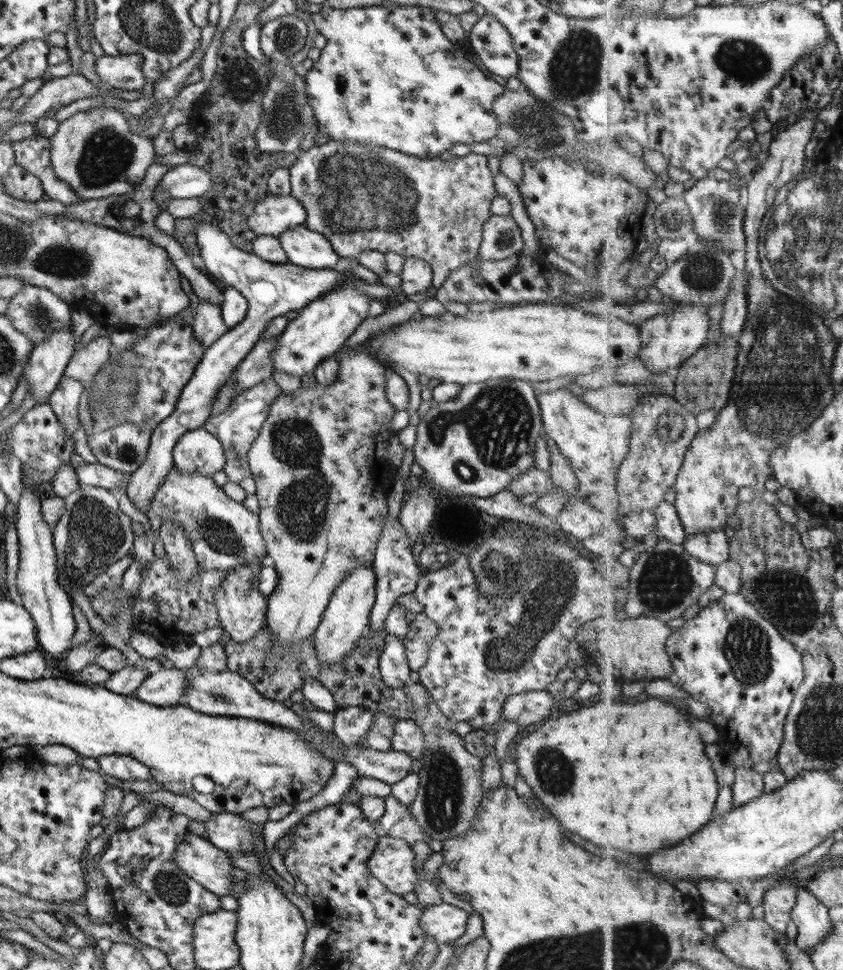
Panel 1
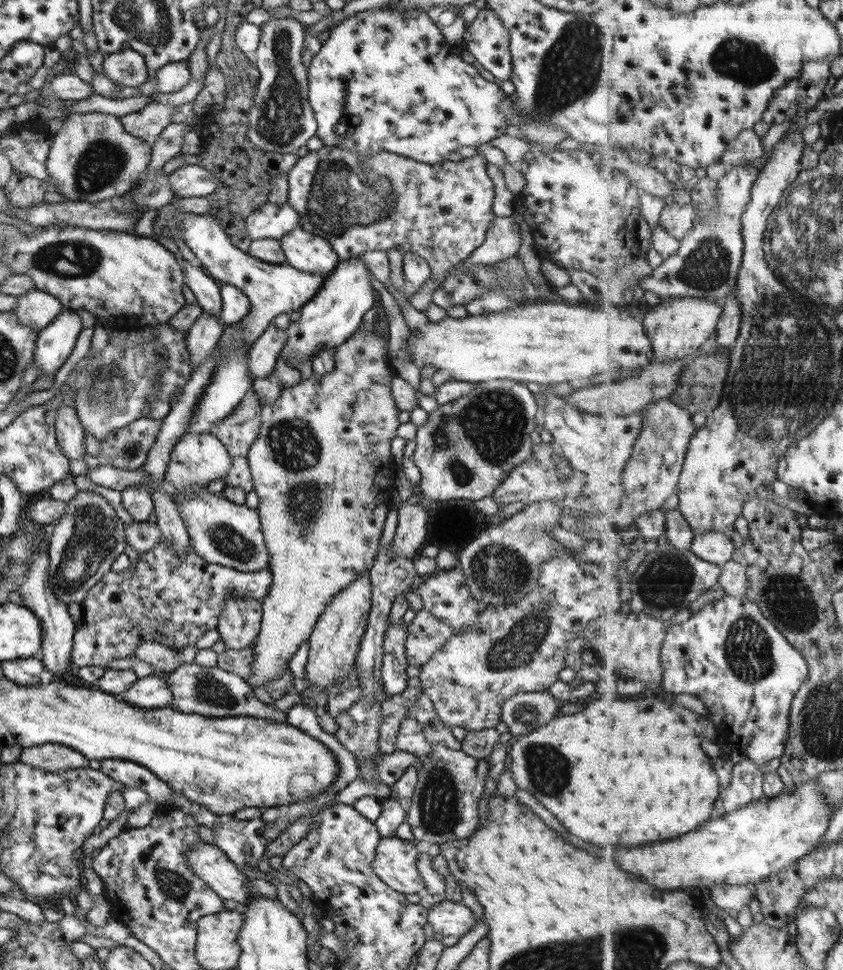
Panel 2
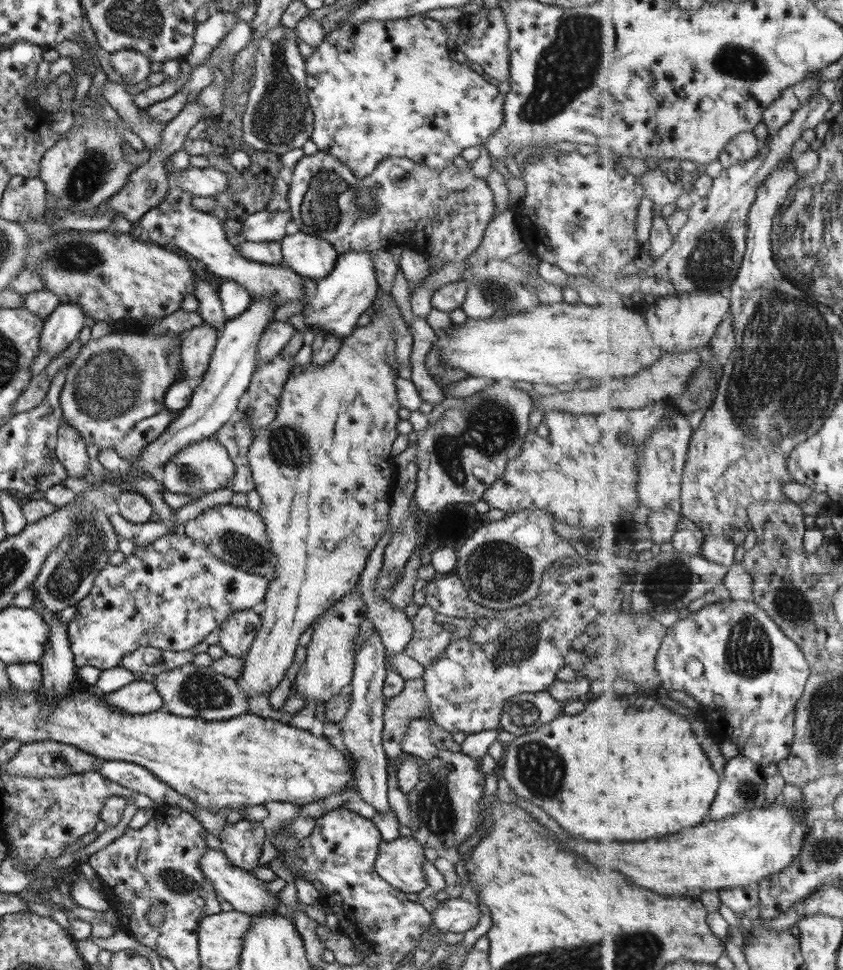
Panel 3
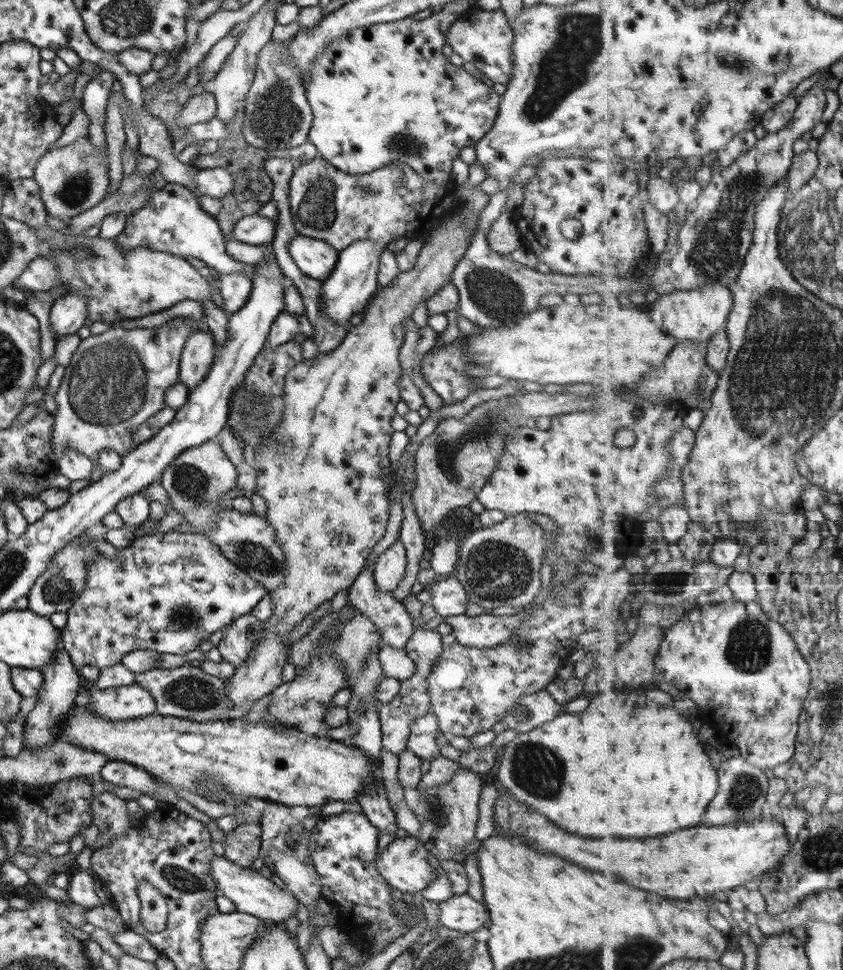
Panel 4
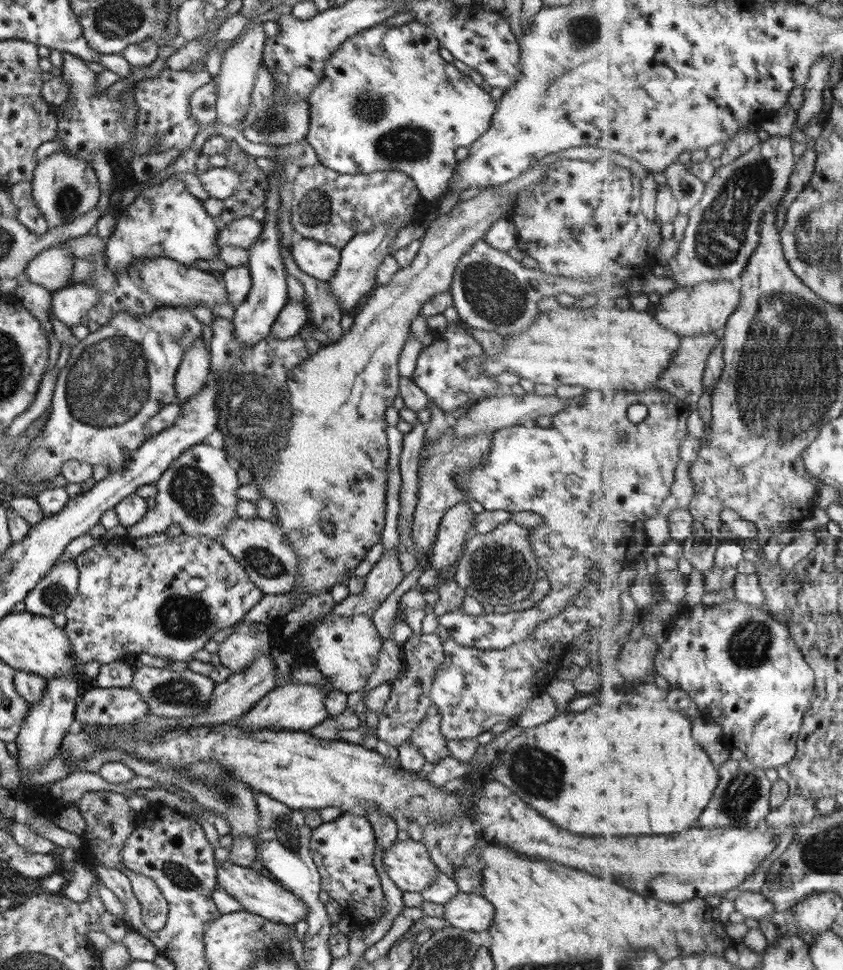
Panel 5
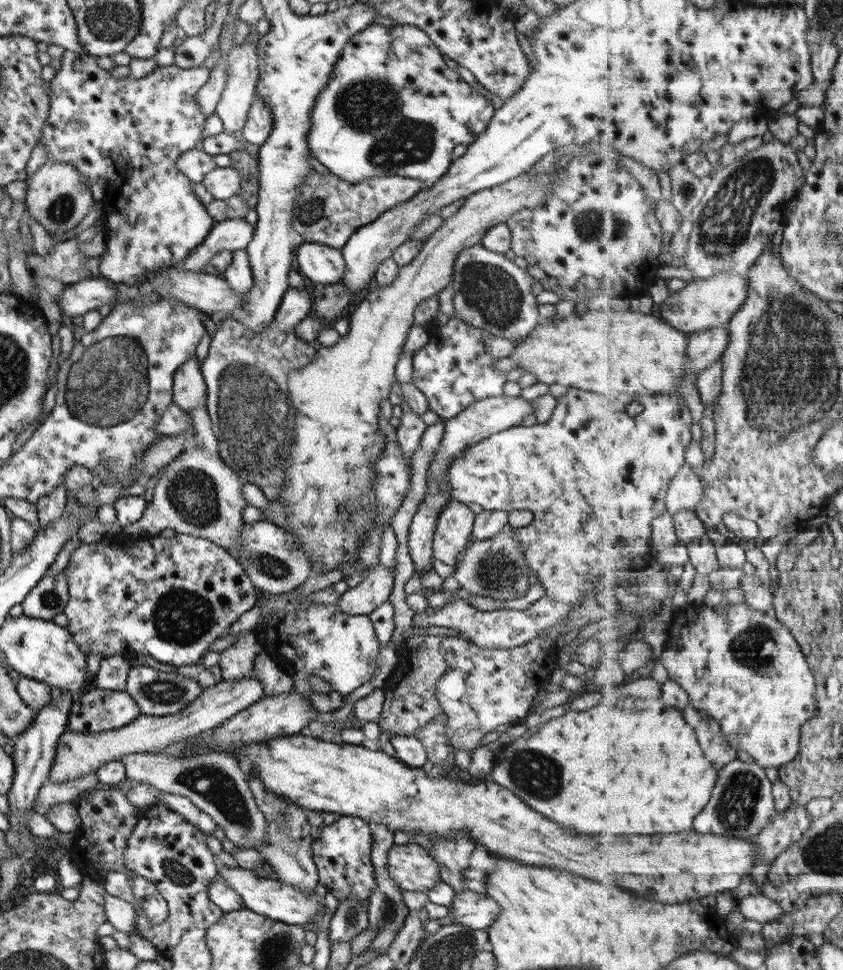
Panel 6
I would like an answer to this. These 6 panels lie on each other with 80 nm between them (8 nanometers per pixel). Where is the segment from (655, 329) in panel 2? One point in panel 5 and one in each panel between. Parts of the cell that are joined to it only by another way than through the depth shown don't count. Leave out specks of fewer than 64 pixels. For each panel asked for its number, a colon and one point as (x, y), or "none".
3: (679, 323)
4: (698, 314)
5: (706, 308)

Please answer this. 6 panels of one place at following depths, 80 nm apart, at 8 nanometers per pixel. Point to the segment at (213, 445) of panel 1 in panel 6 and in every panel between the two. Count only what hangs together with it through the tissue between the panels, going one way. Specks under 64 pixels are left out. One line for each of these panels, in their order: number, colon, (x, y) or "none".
2: (195, 459)
3: (198, 469)
4: (195, 481)
5: (197, 491)
6: (197, 494)

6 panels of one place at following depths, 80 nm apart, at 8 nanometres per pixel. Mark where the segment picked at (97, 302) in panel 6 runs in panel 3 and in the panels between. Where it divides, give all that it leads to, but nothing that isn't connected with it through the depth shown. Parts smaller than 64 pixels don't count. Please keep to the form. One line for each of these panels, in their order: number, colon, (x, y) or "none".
3: (62, 325)
4: (67, 313)
5: (69, 304)

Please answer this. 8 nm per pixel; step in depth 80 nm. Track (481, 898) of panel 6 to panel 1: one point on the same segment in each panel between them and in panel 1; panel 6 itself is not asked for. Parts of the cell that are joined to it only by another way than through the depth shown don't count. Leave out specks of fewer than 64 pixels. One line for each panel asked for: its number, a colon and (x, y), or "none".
1: (443, 923)
2: (447, 918)
3: (457, 915)
4: (461, 913)
5: (465, 911)

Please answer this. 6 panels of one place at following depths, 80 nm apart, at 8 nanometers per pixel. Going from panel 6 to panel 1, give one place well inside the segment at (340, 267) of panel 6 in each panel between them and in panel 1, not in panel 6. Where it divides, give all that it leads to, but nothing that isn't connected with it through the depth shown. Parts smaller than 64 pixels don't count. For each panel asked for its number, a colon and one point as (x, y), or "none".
1: (302, 247)
2: (305, 252)
3: (310, 257)
4: (314, 258)
5: (319, 261)

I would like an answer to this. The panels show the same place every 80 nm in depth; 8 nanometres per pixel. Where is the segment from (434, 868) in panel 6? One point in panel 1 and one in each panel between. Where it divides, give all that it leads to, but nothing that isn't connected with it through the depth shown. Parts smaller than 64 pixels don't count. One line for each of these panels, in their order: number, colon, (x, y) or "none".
1: (392, 862)
2: (394, 862)
3: (398, 862)
4: (403, 865)
5: (407, 863)

